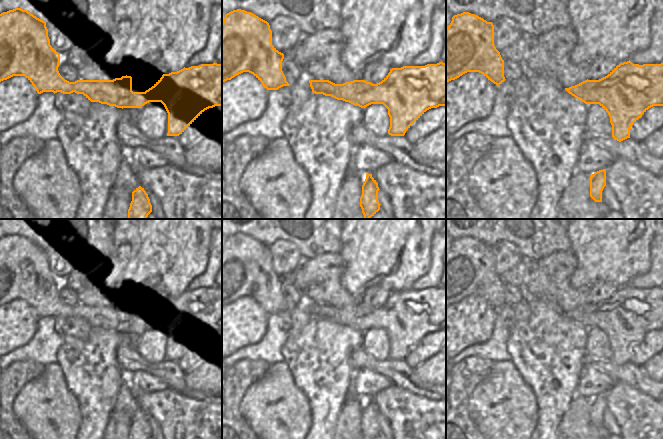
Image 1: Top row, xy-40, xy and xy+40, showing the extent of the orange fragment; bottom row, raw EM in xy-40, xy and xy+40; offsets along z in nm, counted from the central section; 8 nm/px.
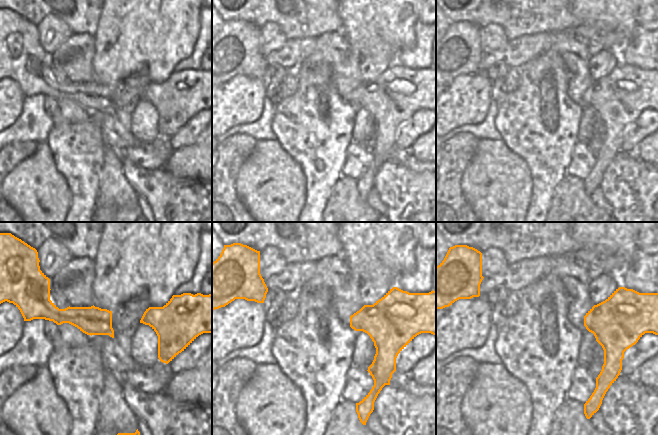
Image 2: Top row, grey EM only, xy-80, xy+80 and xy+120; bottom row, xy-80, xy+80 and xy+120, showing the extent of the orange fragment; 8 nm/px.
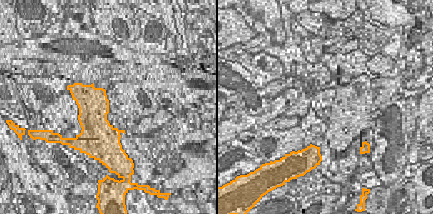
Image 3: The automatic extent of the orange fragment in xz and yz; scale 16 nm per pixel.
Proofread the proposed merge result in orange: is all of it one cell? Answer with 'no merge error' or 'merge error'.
no merge error

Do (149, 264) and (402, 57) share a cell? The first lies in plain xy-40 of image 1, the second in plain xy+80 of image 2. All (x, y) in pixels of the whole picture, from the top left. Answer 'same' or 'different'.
different

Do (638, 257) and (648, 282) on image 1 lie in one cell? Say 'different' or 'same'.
different

